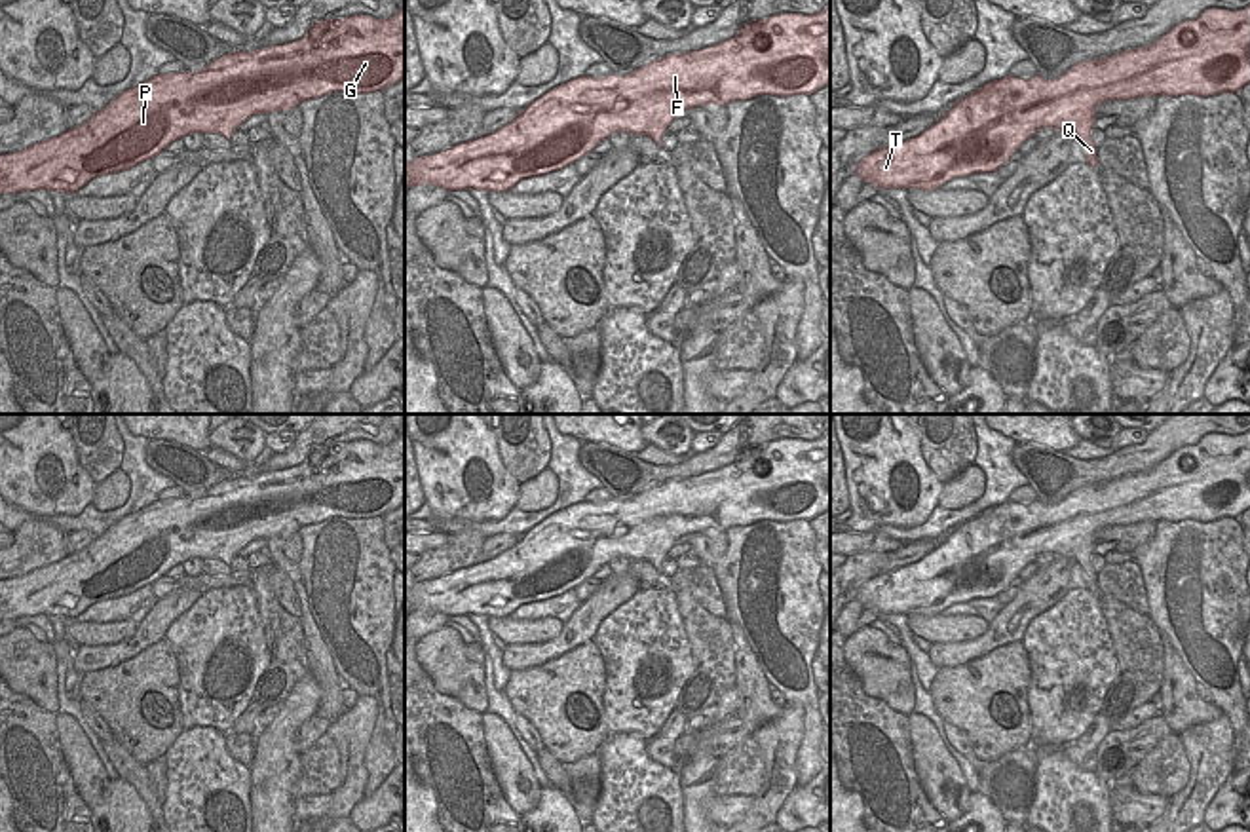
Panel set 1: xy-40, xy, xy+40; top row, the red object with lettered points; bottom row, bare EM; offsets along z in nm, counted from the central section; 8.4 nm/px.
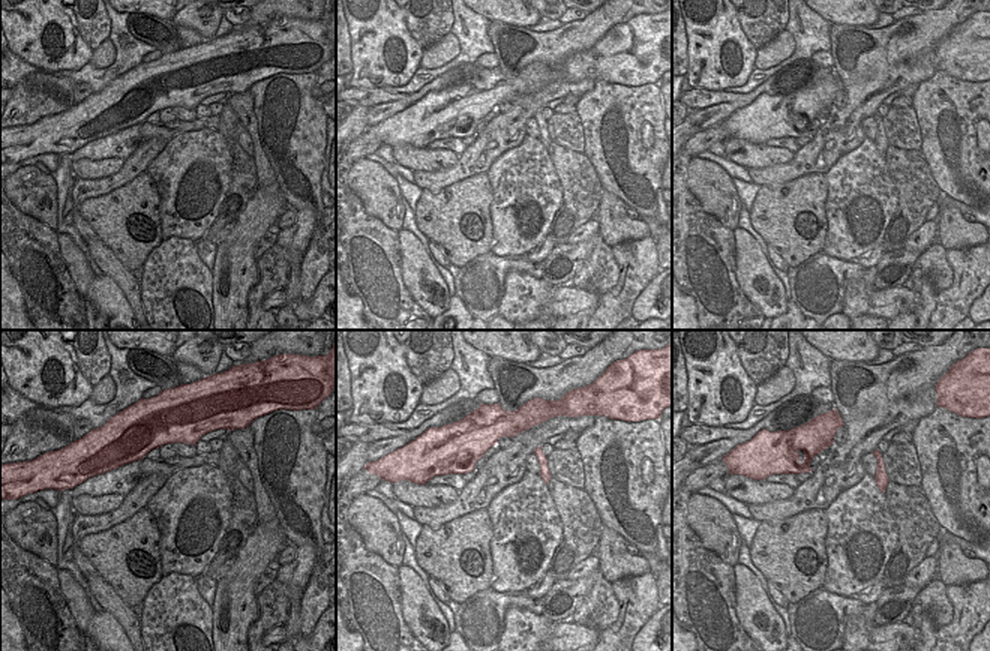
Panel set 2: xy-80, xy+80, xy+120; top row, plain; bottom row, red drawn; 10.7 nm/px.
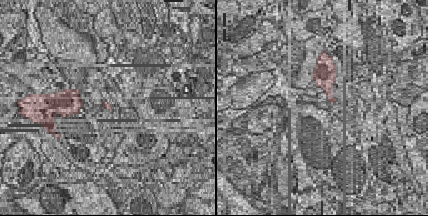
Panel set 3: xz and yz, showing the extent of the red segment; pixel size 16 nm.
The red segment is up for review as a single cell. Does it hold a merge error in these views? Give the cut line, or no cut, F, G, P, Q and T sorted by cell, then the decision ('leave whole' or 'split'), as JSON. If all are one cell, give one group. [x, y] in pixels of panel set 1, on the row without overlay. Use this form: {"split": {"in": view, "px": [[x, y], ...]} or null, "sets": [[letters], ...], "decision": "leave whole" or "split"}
{"split": null, "sets": [["F", "G", "P", "Q", "T"]], "decision": "leave whole"}

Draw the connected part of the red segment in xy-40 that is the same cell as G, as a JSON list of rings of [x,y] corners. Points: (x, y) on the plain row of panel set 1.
[[[405,429],[389,444],[351,441],[344,444],[317,446],[300,465],[270,471],[256,477],[232,477],[209,488],[199,498],[156,500],[131,513],[97,536],[85,549],[66,555],[63,560],[36,568],[27,576],[0,579],[0,619],[30,615],[55,615],[74,619],[91,604],[135,593],[152,585],[167,570],[188,558],[218,558],[228,566],[237,553],[255,539],[289,536],[308,524],[332,517],[372,519],[395,511],[405,501]]]

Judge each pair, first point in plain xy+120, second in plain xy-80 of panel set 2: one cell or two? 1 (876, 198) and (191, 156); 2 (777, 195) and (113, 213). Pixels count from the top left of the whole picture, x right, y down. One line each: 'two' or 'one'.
1: one
2: one

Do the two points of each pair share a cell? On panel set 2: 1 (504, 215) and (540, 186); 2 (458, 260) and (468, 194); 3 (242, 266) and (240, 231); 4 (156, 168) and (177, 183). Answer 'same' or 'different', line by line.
1: same
2: same
3: same
4: same

